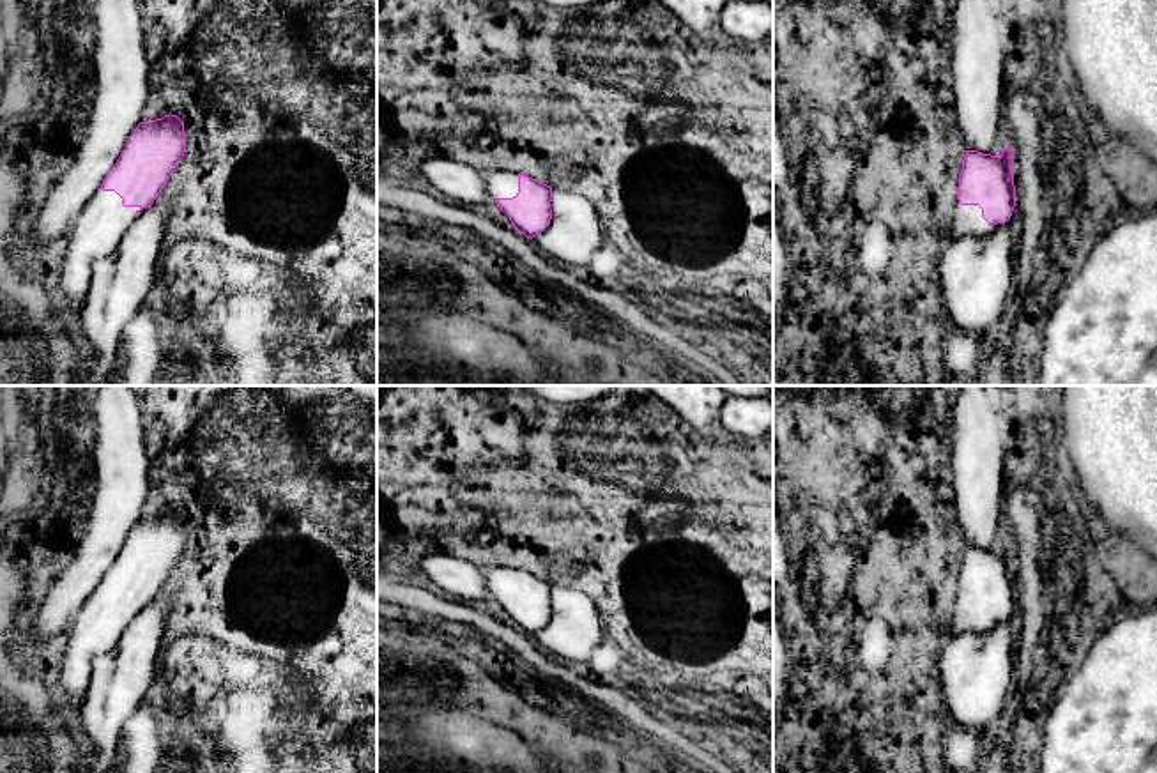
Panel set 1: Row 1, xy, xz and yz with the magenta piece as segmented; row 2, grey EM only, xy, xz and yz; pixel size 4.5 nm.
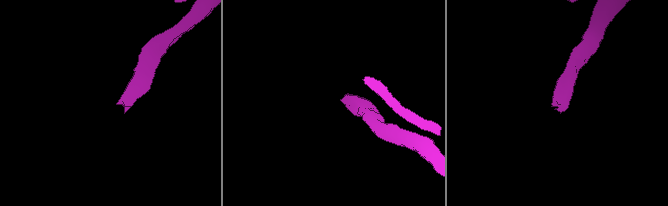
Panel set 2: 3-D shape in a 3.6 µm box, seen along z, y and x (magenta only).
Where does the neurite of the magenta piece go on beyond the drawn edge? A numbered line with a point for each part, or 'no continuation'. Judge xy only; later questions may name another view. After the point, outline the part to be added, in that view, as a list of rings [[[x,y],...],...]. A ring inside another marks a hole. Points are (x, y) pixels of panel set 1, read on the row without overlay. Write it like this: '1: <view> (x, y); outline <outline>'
1: xy (98, 625); outline [[[97,585],[73,616],[62,656],[51,670],[51,681],[67,718],[76,718],[88,688],[94,660],[119,642],[136,610],[143,607],[142,603],[124,603],[115,587]]]

